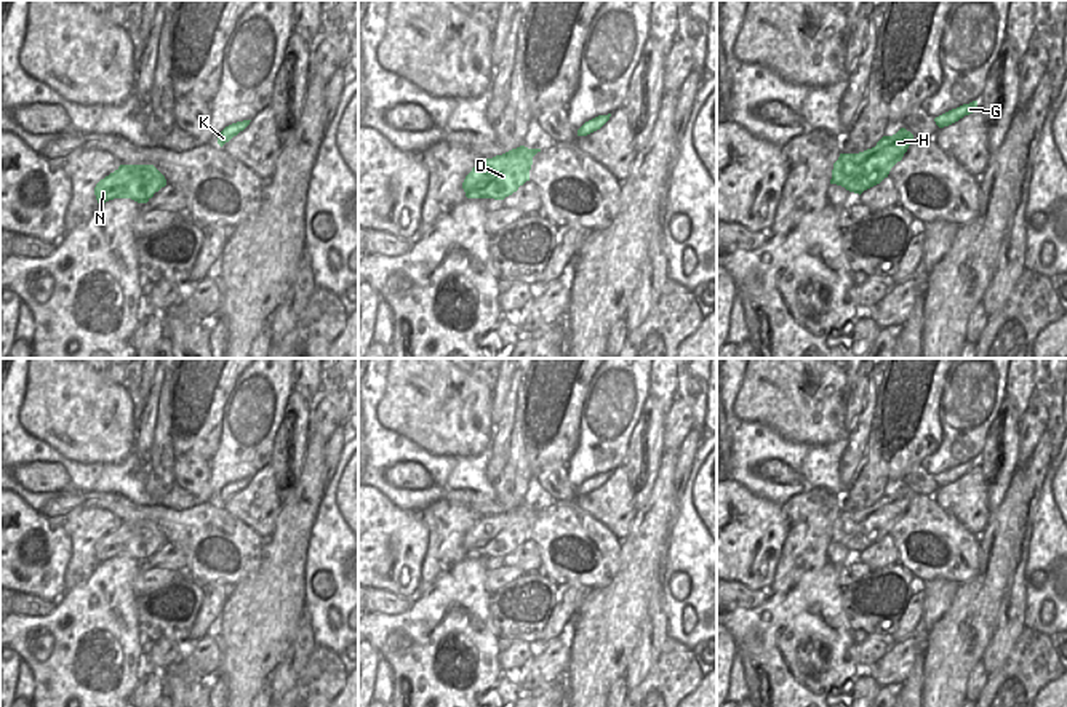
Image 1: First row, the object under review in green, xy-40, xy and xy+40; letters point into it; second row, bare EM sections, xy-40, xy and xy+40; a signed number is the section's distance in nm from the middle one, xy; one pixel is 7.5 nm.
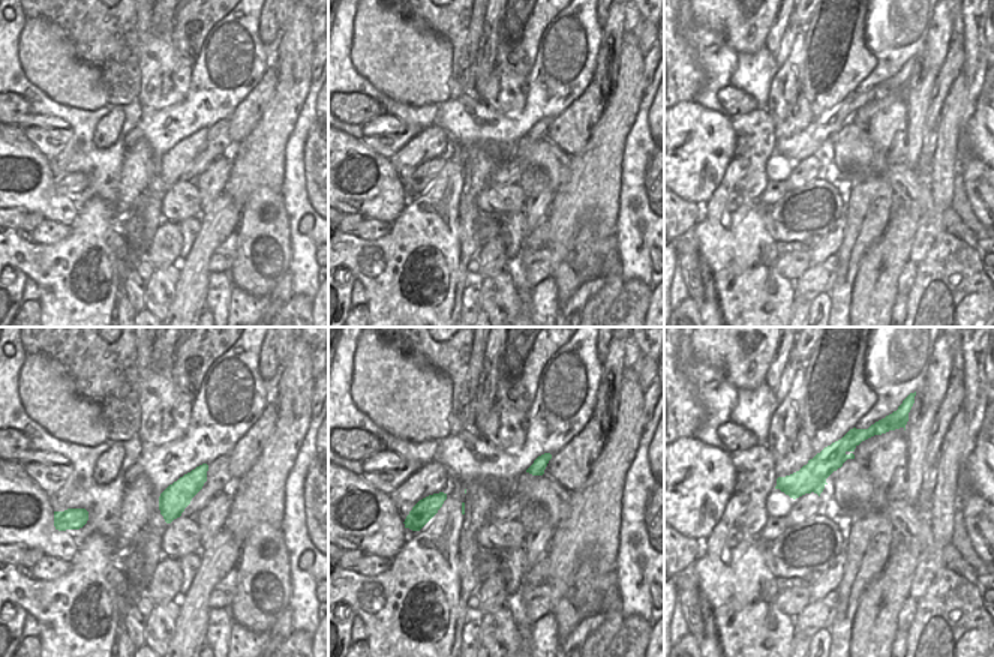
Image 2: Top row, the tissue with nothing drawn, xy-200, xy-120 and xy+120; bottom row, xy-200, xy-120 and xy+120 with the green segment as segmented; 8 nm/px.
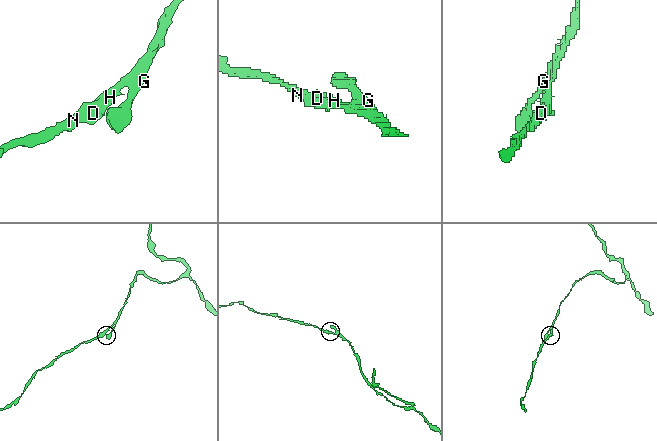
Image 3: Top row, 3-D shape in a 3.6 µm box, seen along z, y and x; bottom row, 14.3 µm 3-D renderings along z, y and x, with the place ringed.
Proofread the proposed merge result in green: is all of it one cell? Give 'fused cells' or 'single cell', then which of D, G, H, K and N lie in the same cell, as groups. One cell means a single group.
fused cells; D G H N / K

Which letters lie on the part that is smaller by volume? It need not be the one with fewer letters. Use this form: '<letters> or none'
K

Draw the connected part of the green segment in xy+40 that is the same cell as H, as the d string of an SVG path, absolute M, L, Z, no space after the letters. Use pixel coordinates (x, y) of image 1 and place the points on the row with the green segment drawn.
M901 128L893 136L883 136L875 147L859 154L840 154L833 163L830 184L862 194L888 178L891 168L902 160L913 134Z

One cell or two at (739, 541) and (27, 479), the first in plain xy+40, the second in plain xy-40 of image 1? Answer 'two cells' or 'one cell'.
two cells

